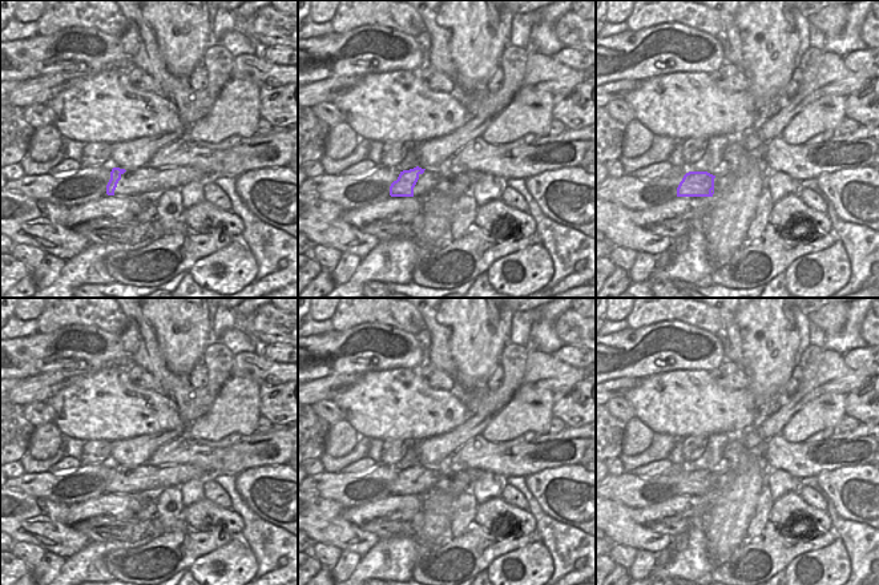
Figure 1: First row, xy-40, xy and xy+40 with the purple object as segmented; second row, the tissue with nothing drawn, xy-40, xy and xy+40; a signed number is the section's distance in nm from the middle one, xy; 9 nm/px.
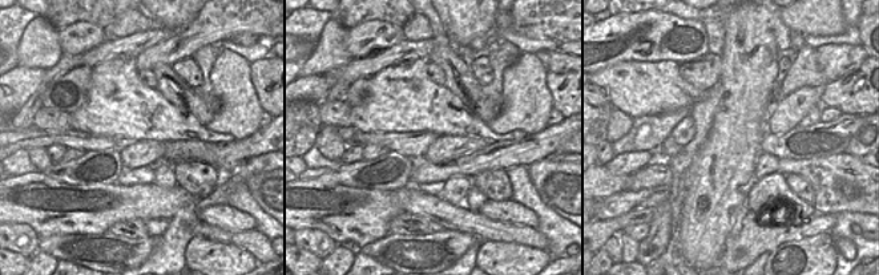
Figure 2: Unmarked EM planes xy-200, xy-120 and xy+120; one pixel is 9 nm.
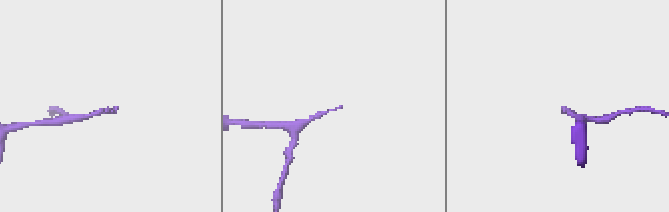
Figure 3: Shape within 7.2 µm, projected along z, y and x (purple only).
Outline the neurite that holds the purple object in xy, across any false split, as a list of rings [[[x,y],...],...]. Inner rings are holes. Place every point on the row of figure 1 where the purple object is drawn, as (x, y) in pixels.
[[[451,162],[443,164],[432,170],[419,166],[400,172],[396,181],[390,186],[391,197],[426,197],[434,190],[448,191],[459,198],[472,187],[483,173],[467,169],[453,169]]]

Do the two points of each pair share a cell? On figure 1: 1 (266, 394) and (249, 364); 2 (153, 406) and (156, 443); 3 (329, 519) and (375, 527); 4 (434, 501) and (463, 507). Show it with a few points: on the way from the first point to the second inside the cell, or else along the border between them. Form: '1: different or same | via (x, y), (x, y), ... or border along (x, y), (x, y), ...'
1: different | border along (283, 382), (275, 386), (261, 387)
2: different | border along (185, 424), (177, 428), (129, 436), (124, 440)
3: different | border along (359, 527), (374, 532), (380, 539)
4: different | border along (458, 496), (451, 536)

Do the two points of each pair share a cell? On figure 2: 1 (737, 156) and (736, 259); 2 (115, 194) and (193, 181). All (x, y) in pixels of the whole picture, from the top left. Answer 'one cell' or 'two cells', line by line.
1: two cells
2: two cells

